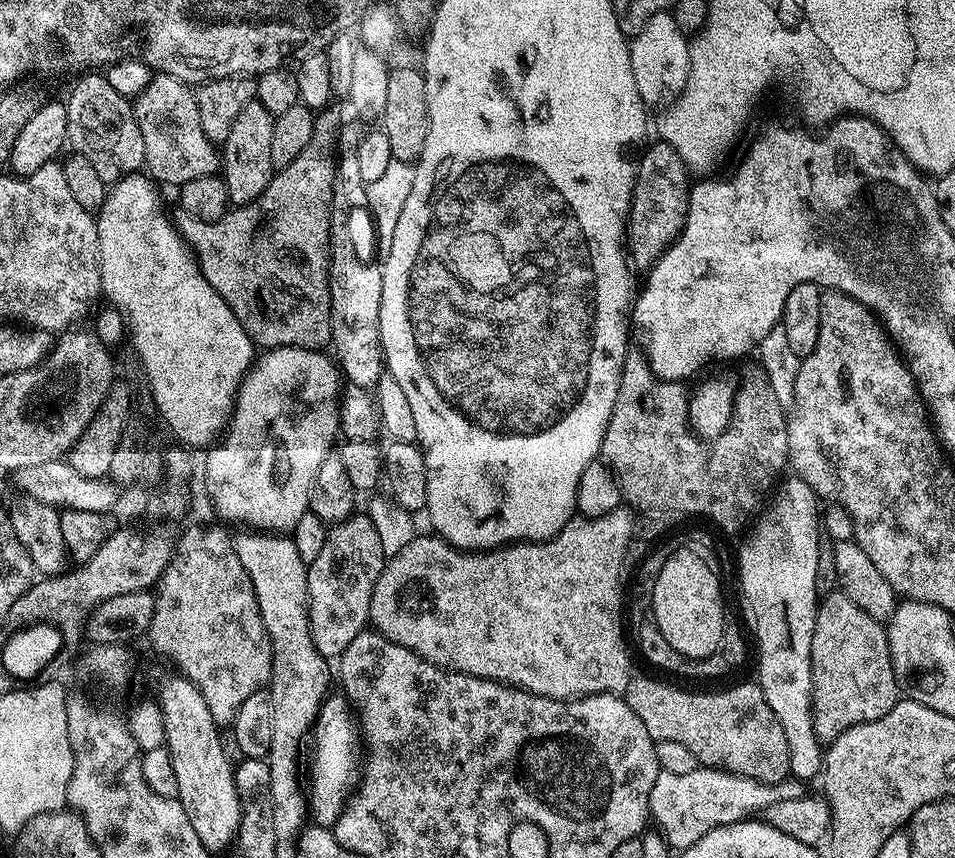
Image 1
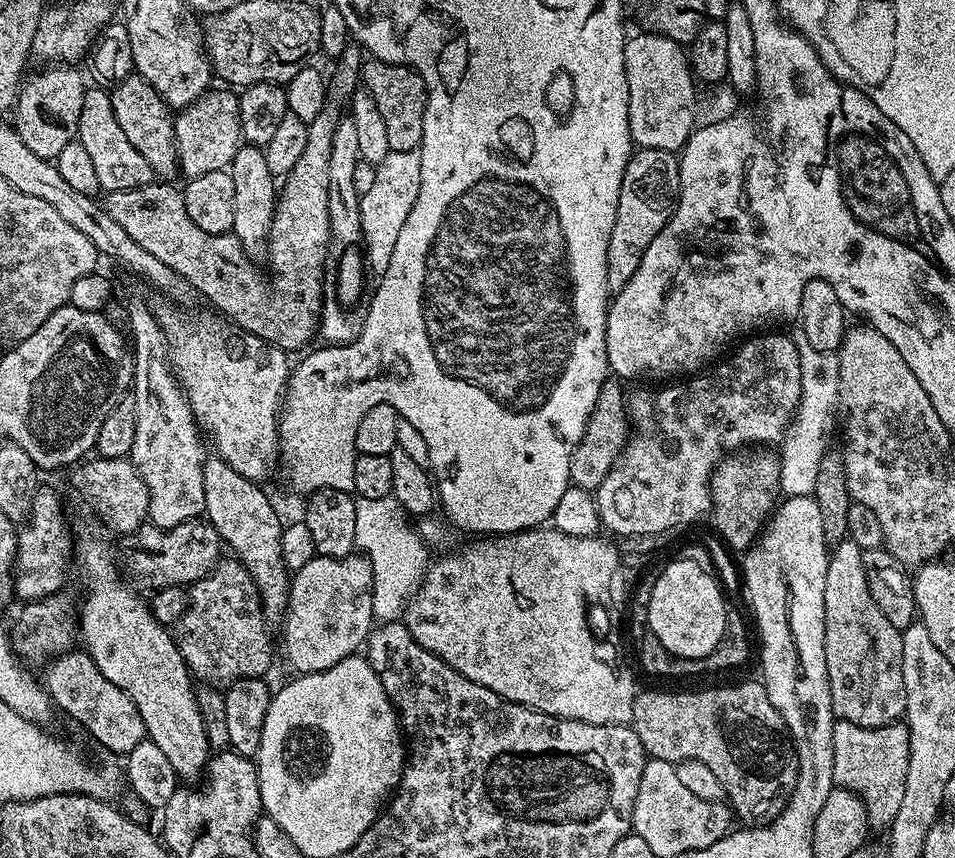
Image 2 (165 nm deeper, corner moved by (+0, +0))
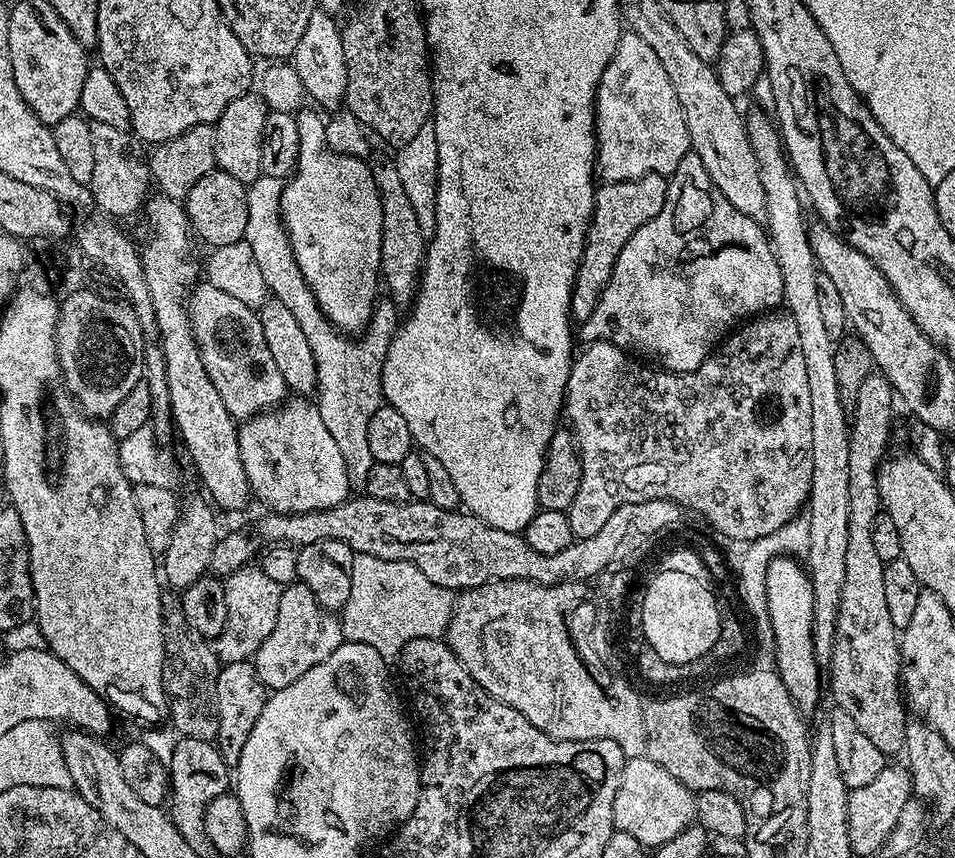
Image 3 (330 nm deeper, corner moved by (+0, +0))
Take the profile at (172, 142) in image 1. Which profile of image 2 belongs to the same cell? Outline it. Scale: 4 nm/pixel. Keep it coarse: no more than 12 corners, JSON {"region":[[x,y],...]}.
{"region":[[138,75],[114,118],[160,178],[177,175],[173,109]]}

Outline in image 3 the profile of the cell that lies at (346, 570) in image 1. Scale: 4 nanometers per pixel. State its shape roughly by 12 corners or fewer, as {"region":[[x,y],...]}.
{"region":[[305,584],[282,587],[254,657],[265,688],[290,686],[345,643]]}

